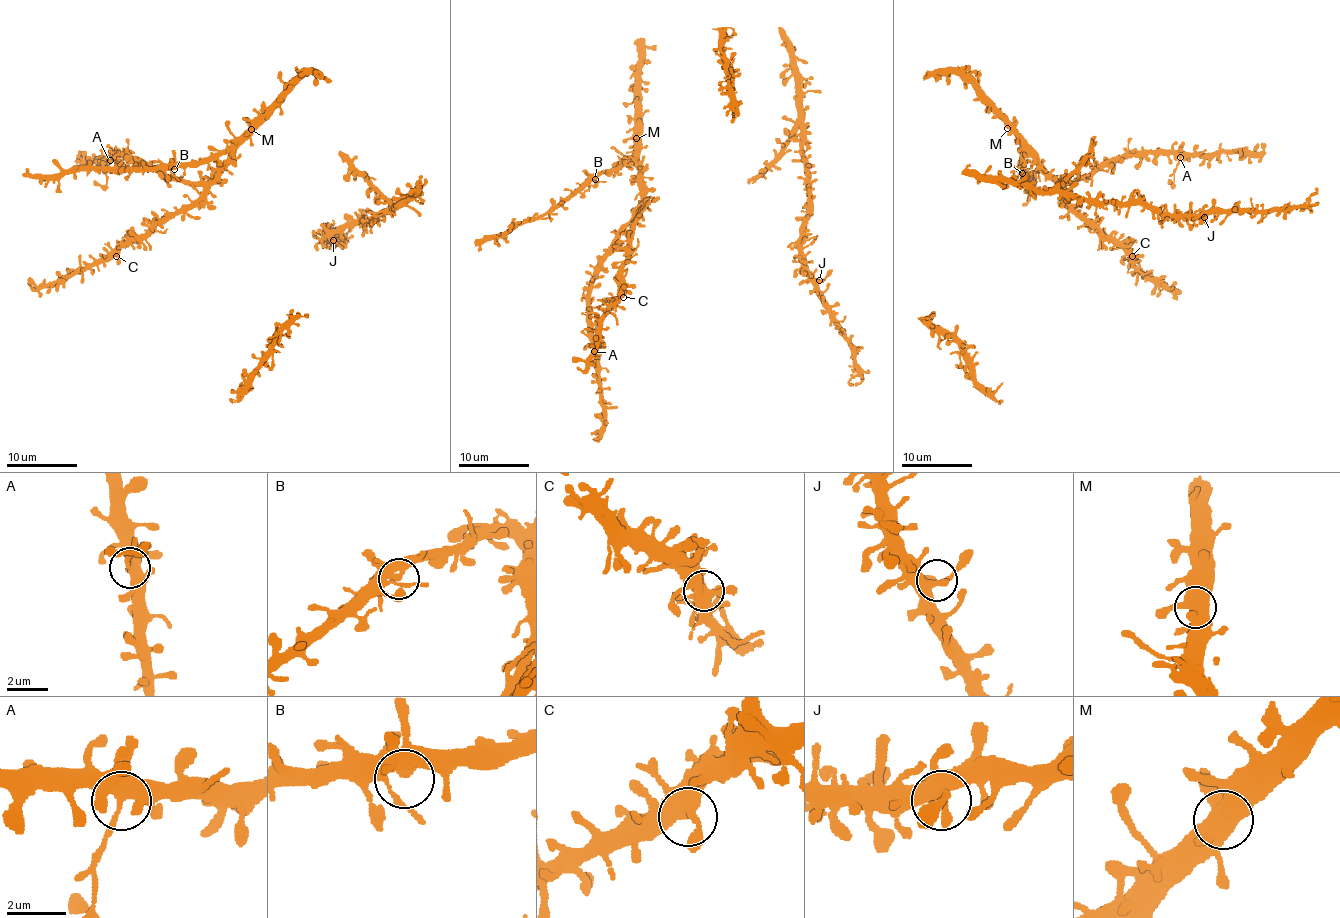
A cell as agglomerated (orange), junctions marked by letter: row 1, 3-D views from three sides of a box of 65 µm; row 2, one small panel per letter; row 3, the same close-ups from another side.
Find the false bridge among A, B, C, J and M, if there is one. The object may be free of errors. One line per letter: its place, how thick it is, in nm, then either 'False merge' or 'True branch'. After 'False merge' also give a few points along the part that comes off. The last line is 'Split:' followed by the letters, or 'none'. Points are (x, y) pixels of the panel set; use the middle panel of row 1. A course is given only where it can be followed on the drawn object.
A: Place: (594, 351). Thickness 360 nm. False merge. Course of the part to remove: (594, 351), (593, 348), (599, 345), (585, 347)
B: Place: (595, 179). Thickness 340 nm. True branch
C: Place: (623, 297). Thickness 400 nm. True branch
J: Place: (819, 280). Thickness 360 nm. True branch
M: Place: (636, 138). Thickness 480 nm. True branch
Split: A

